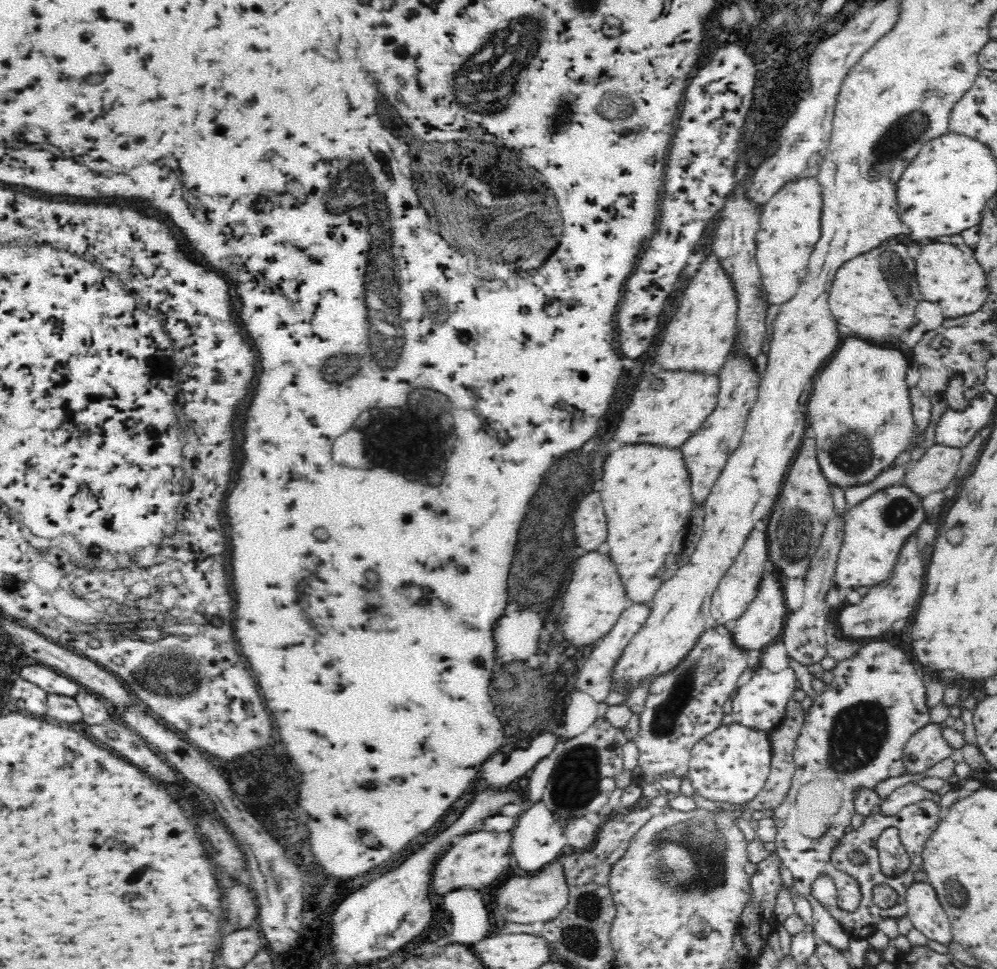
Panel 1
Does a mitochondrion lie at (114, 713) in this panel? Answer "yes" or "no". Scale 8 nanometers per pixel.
no

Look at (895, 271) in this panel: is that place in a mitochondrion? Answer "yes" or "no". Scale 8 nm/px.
yes

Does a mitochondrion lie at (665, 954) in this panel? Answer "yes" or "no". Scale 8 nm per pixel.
no

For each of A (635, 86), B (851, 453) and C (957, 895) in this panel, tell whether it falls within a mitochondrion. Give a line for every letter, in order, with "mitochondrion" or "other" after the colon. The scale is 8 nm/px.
A: other
B: mitochondrion
C: mitochondrion

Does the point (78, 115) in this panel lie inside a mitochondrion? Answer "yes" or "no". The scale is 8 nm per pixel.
no

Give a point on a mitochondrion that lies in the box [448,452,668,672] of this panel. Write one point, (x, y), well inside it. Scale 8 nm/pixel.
(552, 492)

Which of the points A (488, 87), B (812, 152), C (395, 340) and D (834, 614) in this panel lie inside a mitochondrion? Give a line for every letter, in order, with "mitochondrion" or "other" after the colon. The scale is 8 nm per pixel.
A: mitochondrion
B: other
C: mitochondrion
D: other

